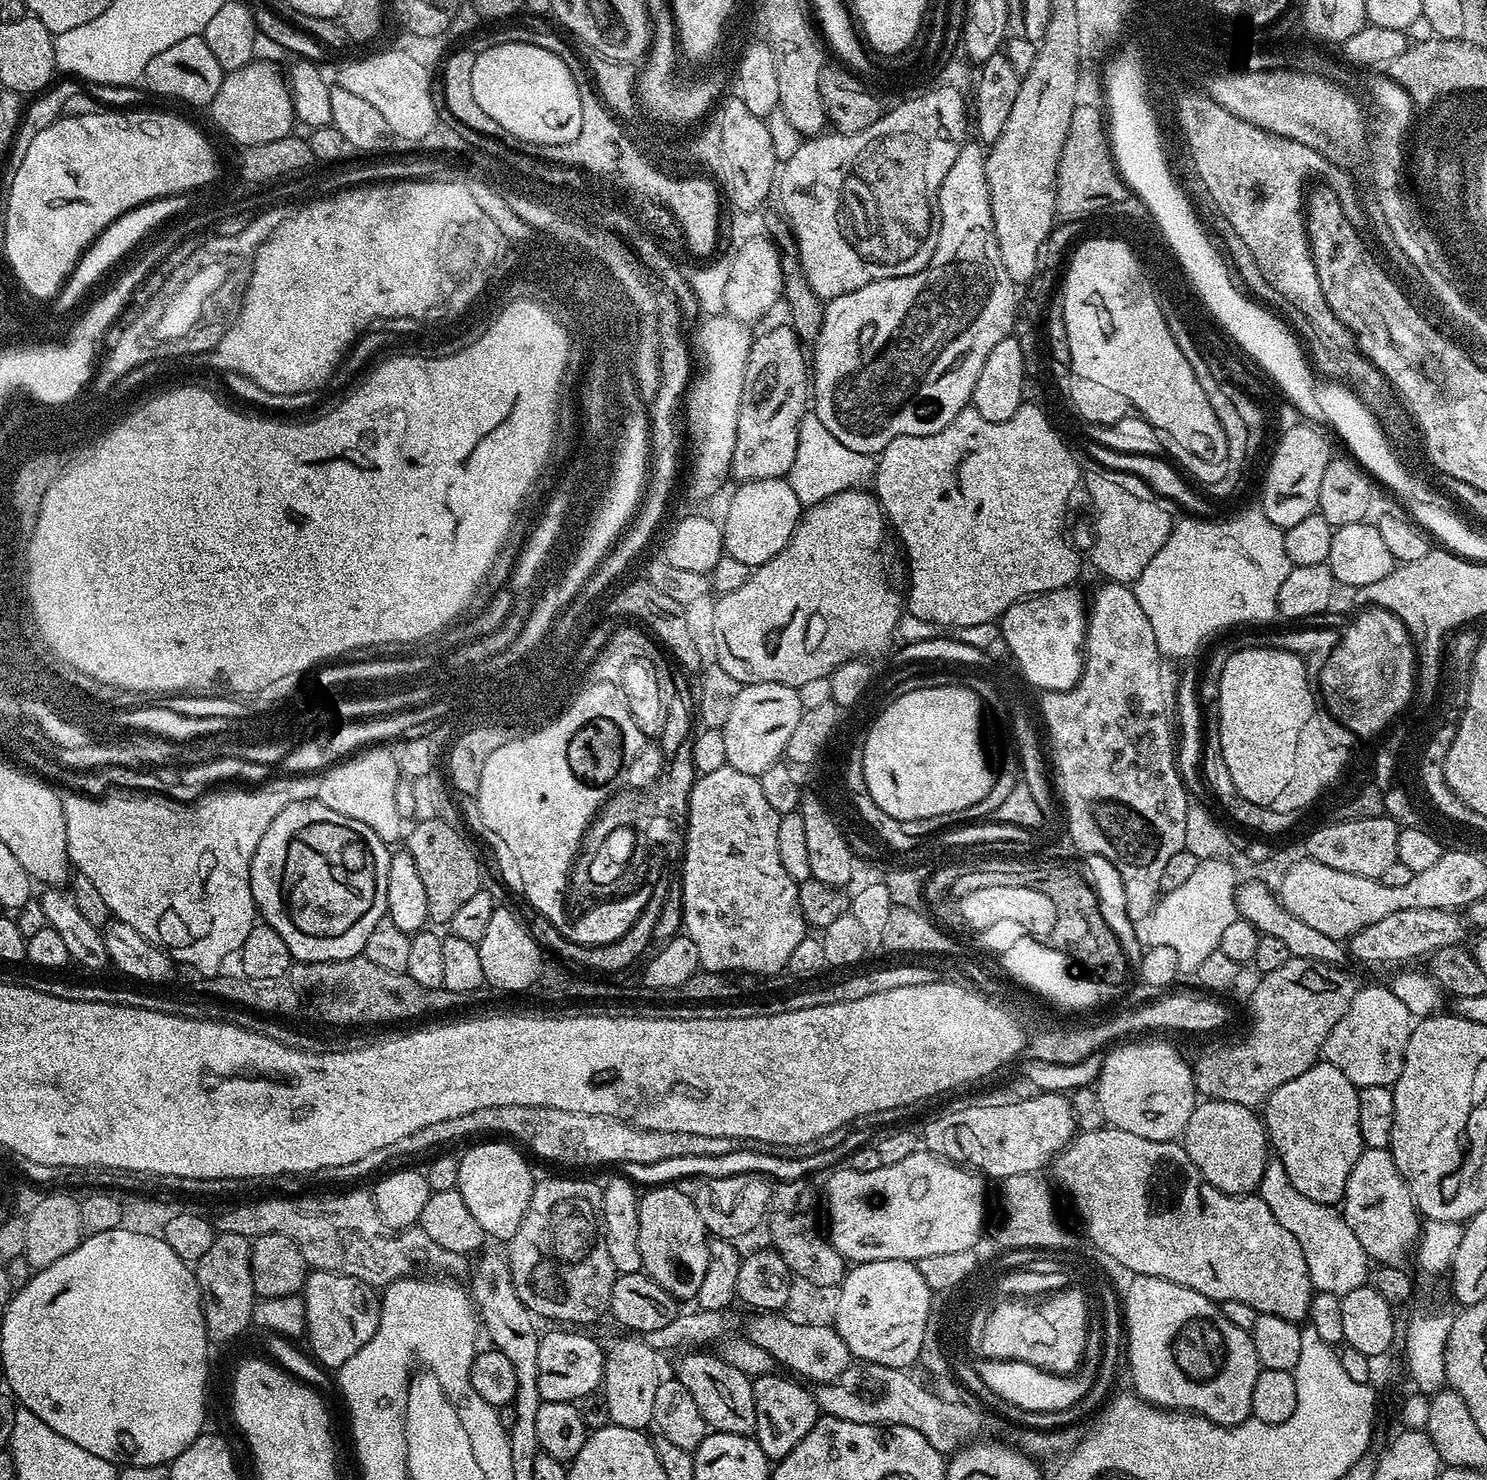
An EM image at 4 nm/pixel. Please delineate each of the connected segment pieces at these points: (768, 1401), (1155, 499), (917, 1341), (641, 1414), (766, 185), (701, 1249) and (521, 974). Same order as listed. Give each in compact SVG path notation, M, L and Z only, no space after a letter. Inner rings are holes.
M776 1375L758 1376L752 1381L756 1403L754 1439L760 1443L762 1450L772 1462L778 1462L783 1456L790 1454L790 1450L794 1450L794 1446L798 1446L798 1442L802 1442L802 1438L810 1434L810 1430L822 1415L820 1408L816 1405L815 1395L809 1389L807 1392L803 1388L805 1385L799 1379L789 1378L787 1375L784 1375L785 1377Z
M1096 470L1088 480L1088 504L1092 507L1092 532L1096 535L1092 540L1092 564L1104 575L1105 581L1132 586L1142 574L1142 570L1150 566L1150 558L1154 558L1154 554L1158 554L1158 550L1166 546L1174 523L1174 515L1172 516L1174 505L1166 497L1158 496L1142 486L1141 481L1131 475L1124 474L1119 479L1121 492L1117 494L1116 500L1112 497L1112 480L1108 474Z
M879 1260L847 1269L839 1287L834 1327L848 1347L849 1357L865 1360L876 1368L911 1369L919 1361L923 1335L930 1327L929 1316L934 1311L934 1294L926 1286L922 1274L911 1260Z
M624 1334L621 1340L607 1345L604 1353L604 1378L602 1394L610 1410L611 1423L627 1428L647 1429L654 1414L654 1394L662 1379L658 1352L639 1335Z
M734 94L726 96L719 101L720 109L714 114L714 121L722 132L719 183L727 203L729 200L734 207L741 208L741 213L748 214L751 208L762 207L764 199L771 192L773 195L778 180L778 161L774 154L774 142L770 142L767 119L758 114L750 114L749 108Z
M659 1186L649 1187L647 1191L640 1196L640 1209L638 1210L638 1254L640 1255L640 1267L644 1275L648 1276L658 1286L662 1286L662 1290L666 1290L668 1295L675 1296L677 1301L691 1301L698 1294L698 1286L702 1286L702 1278L706 1274L706 1266L708 1265L708 1241L710 1233L705 1228L702 1218L698 1214L698 1210L694 1206L691 1195L687 1191L679 1192L676 1186Z
M497 906L494 914L490 914L486 934L478 947L482 958L485 985L489 989L497 988L500 992L524 992L528 987L533 987L546 961L545 953L533 938L532 933L528 931L527 923L523 919L519 920L510 909L504 906Z

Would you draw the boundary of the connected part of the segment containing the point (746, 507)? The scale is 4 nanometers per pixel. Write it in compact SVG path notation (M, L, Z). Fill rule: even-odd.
M784 478L746 480L737 488L740 489L729 498L728 509L724 512L724 520L722 519L724 551L729 557L732 555L738 563L745 564L745 569L751 570L770 562L774 554L778 554L792 541L796 524L802 515L802 506L798 502L798 494L794 494L794 490Z

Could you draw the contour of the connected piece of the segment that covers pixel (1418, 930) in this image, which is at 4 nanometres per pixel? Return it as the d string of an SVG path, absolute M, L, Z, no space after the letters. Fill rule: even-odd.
M1398 910L1347 937L1346 948L1351 959L1353 956L1364 964L1396 964L1399 960L1424 958L1442 946L1458 944L1465 939L1465 921L1456 916L1459 915L1452 910Z

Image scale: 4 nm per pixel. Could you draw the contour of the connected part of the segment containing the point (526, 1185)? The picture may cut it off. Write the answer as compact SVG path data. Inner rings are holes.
M508 1144L474 1145L465 1156L459 1157L456 1183L462 1202L466 1202L470 1214L478 1218L478 1226L482 1226L485 1237L492 1239L493 1236L501 1242L511 1240L518 1230L534 1187L534 1175L531 1166L524 1161L525 1153L519 1147Z

